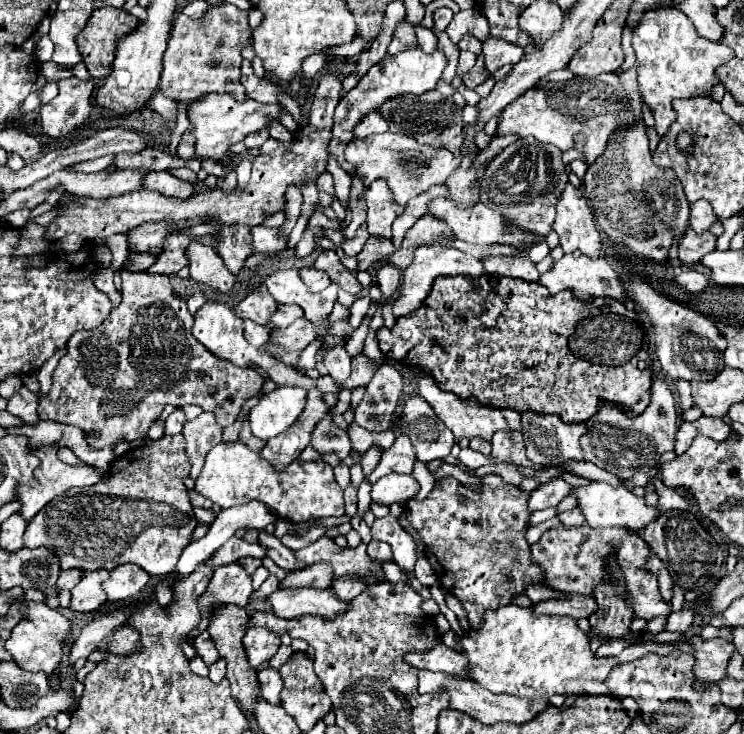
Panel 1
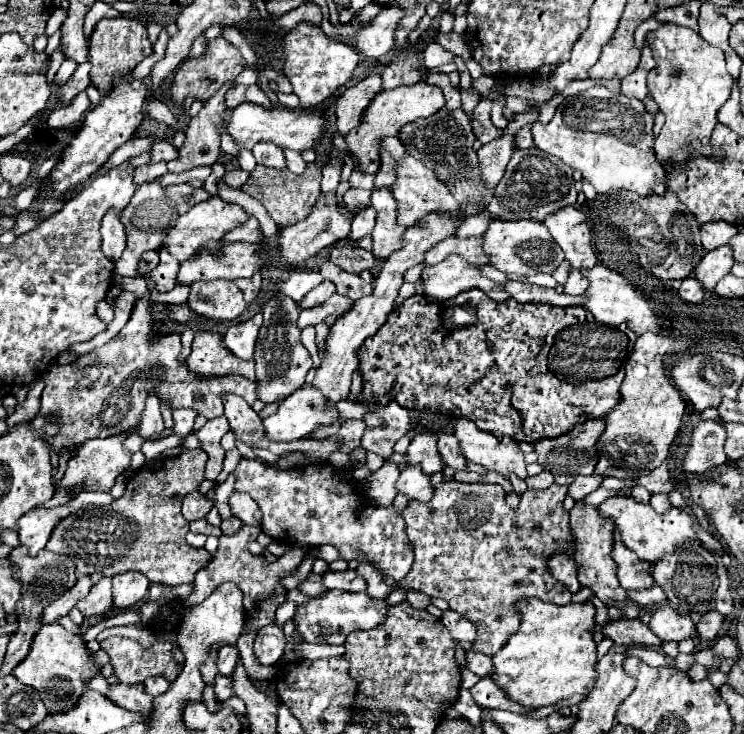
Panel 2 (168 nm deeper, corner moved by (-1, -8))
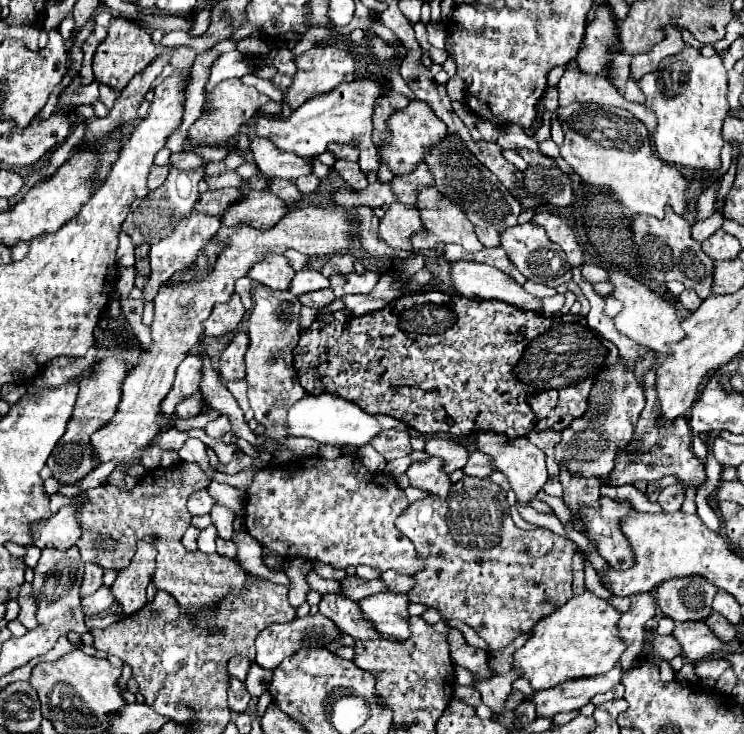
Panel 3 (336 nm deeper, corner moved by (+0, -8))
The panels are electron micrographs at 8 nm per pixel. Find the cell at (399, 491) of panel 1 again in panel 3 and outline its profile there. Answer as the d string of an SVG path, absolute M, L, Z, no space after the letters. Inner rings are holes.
M438 458L412 462L406 470L410 486L420 488L434 498L444 500L450 490L450 480L448 480L448 474L444 474L440 468L442 468L442 460L438 460Z

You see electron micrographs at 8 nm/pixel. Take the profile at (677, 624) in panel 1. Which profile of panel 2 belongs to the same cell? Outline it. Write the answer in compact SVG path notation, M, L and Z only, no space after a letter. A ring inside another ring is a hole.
M711 610L707 614L703 614L697 622L697 632L699 632L699 640L715 640L721 632L721 626L725 622L725 616L719 614L717 610Z

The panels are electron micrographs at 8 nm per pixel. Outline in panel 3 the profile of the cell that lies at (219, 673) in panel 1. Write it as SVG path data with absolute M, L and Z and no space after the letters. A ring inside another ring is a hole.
M230 678L230 684L228 684L228 704L230 704L230 708L234 712L244 712L248 708L250 694L248 694L244 682Z

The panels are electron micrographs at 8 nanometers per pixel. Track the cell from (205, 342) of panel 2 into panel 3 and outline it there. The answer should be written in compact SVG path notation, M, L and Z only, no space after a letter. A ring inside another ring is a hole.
M188 354L182 364L176 370L176 378L174 378L174 386L168 392L166 400L162 402L162 412L164 414L174 414L174 408L178 402L182 402L184 398L192 396L194 392L200 390L200 380L202 380L202 362L204 358L198 354Z

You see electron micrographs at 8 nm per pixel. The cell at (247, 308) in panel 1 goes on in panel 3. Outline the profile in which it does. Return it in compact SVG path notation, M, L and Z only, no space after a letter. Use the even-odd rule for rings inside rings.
M234 332L230 344L224 348L224 352L220 354L220 362L218 362L218 372L224 380L236 380L236 378L244 378L244 354L246 348L250 344L250 338L246 332Z

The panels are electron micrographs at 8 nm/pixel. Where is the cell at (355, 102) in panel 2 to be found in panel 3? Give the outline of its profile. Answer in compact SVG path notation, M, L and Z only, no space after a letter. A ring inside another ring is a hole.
M328 144L328 150L332 154L336 154L336 158L346 158L346 160L352 160L352 162L358 162L358 146L356 144Z

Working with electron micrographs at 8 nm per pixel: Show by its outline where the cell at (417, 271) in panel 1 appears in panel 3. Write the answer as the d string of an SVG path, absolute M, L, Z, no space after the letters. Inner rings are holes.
M464 260L450 262L450 280L452 290L460 296L478 296L480 300L502 300L522 310L542 312L538 298L526 294L518 282L514 282L510 276L506 276L494 266Z

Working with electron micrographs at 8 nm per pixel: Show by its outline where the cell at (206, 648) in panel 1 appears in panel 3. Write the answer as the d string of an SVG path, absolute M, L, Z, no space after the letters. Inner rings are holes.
M234 656L228 660L228 674L238 678L238 680L246 680L246 674L248 674L248 668L250 668L252 660L250 658L242 658L242 656Z

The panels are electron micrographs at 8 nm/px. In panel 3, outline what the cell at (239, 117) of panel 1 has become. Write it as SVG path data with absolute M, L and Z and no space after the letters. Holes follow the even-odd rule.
M354 80L350 84L338 86L334 92L322 94L314 100L304 102L298 110L290 114L290 118L278 118L278 116L254 116L250 130L254 136L272 140L280 150L294 152L302 158L314 158L316 154L326 152L326 146L330 142L350 144L356 140L360 148L359 167L364 174L378 172L380 162L376 156L376 146L372 144L372 108L374 100L382 94L382 82L374 80Z

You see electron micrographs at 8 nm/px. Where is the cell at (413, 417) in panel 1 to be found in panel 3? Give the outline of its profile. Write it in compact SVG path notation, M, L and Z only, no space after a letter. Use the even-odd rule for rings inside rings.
M478 450L468 452L468 462L462 468L466 476L478 476L478 478L488 478L490 472L494 472L494 464L490 464L490 458Z

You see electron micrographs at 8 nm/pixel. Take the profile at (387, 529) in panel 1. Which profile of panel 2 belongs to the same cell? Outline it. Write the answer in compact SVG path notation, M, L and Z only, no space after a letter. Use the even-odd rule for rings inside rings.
M243 456L235 468L235 488L239 492L247 492L257 502L263 514L261 530L273 540L287 542L289 538L299 548L331 544L347 562L363 554L369 564L399 582L413 564L413 550L409 548L403 516L393 508L393 504L363 504L364 487L348 471L331 474L331 467L330 463L322 463L305 468L275 470Z

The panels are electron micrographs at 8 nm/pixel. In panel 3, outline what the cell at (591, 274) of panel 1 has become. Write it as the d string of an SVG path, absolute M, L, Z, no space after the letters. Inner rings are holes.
M610 270L608 282L614 286L614 292L610 296L614 296L616 300L620 300L624 304L624 308L614 316L614 326L620 334L628 336L630 340L634 340L646 348L656 350L656 352L666 352L666 348L672 342L682 340L680 318L676 316L676 310L668 300L660 298L648 286L644 286L642 282L634 280L632 276L618 272L618 270Z

